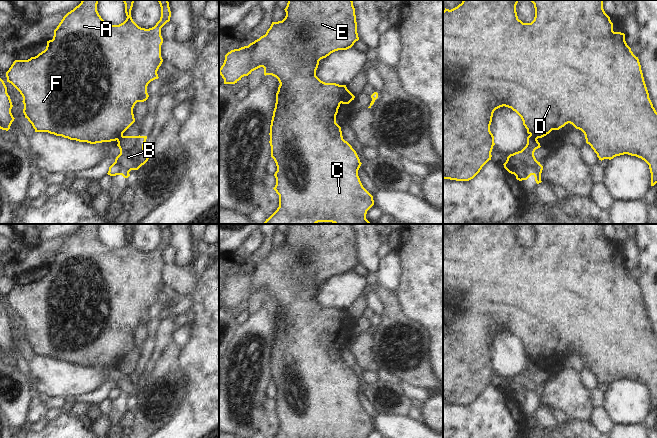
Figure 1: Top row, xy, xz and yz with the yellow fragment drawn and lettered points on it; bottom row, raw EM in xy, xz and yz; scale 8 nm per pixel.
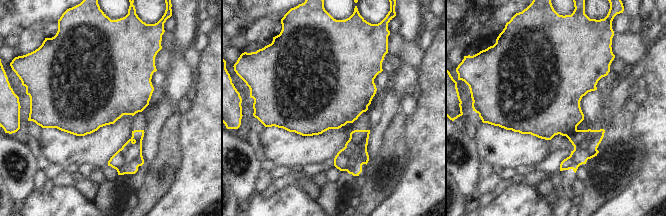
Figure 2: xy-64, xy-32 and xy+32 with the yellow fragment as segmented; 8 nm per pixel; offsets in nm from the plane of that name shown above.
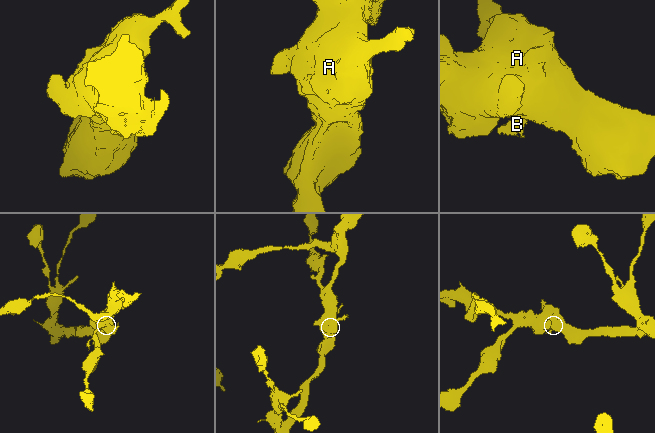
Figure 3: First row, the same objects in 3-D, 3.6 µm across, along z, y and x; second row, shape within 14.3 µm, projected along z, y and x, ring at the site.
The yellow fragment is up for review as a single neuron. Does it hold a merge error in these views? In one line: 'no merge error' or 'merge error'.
merge error

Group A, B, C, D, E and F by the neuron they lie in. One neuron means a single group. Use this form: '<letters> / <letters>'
A C D E F / B

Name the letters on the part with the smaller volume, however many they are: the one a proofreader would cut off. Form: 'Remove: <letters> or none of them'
Remove: B

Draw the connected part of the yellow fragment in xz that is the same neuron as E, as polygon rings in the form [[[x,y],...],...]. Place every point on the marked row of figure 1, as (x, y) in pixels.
[[[288,0],[287,6],[284,9],[286,16],[282,21],[272,22],[266,34],[259,39],[250,43],[248,46],[234,49],[225,55],[225,60],[219,74],[224,79],[224,84],[235,84],[242,77],[248,76],[252,71],[263,67],[264,75],[272,75],[276,77],[280,83],[276,93],[276,103],[273,111],[273,116],[270,125],[270,146],[271,157],[274,159],[277,171],[274,176],[276,185],[273,188],[279,195],[279,207],[277,210],[264,222],[264,224],[317,224],[318,222],[332,222],[334,224],[370,224],[366,219],[367,211],[374,205],[373,196],[363,187],[358,176],[358,170],[361,166],[360,159],[352,146],[343,139],[341,127],[336,123],[336,115],[340,104],[349,104],[354,100],[355,96],[347,89],[346,85],[336,83],[325,83],[316,76],[316,70],[319,61],[326,58],[331,53],[338,50],[347,50],[351,48],[356,41],[359,40],[357,33],[357,22],[355,8],[352,0]]]

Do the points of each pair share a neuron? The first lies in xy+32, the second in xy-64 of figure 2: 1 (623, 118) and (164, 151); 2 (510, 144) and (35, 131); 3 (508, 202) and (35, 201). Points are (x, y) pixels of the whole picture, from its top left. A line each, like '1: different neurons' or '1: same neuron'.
1: same neuron
2: different neurons
3: same neuron

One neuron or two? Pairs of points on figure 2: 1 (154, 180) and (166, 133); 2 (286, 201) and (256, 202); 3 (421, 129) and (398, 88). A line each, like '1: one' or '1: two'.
1: one
2: one
3: two

